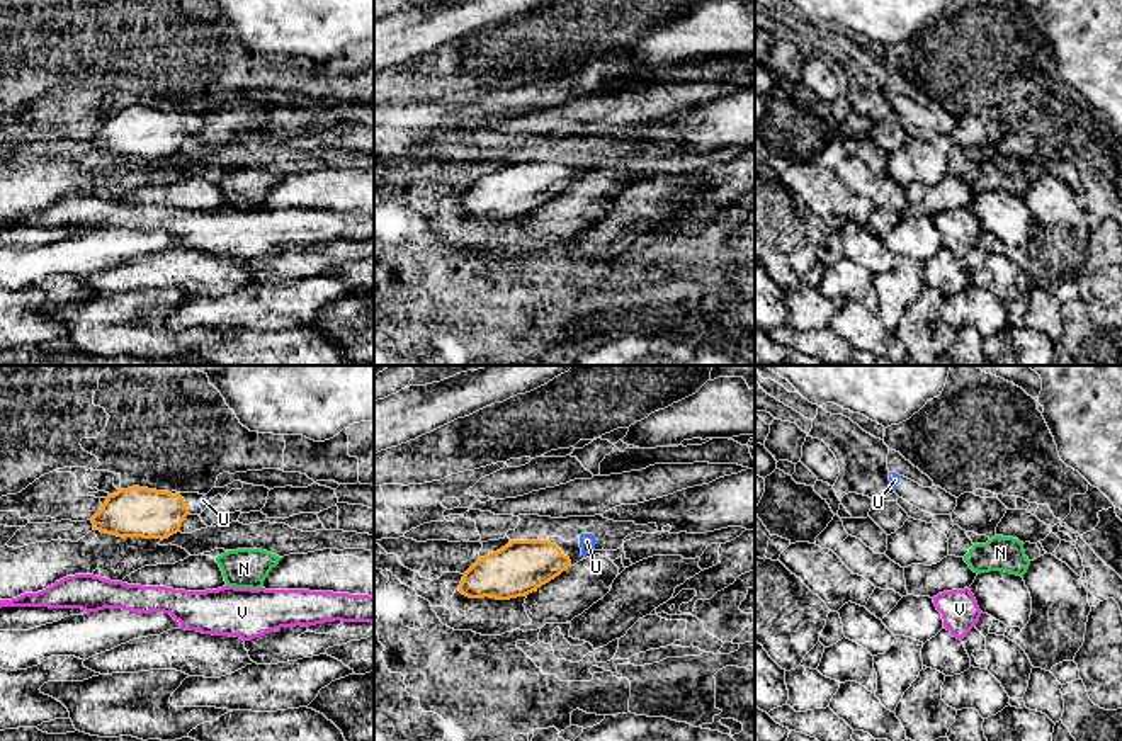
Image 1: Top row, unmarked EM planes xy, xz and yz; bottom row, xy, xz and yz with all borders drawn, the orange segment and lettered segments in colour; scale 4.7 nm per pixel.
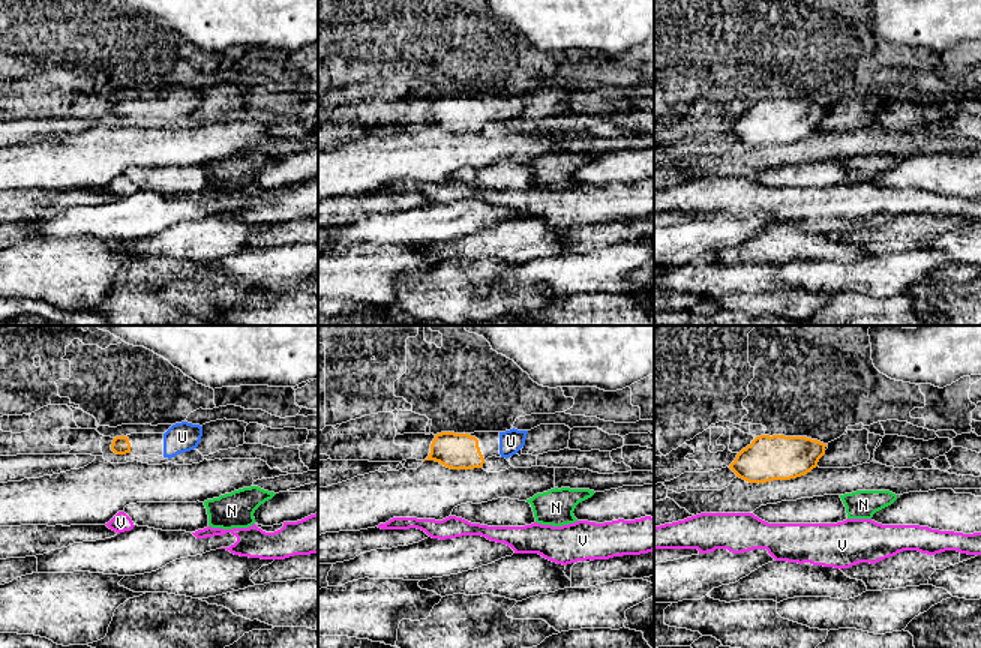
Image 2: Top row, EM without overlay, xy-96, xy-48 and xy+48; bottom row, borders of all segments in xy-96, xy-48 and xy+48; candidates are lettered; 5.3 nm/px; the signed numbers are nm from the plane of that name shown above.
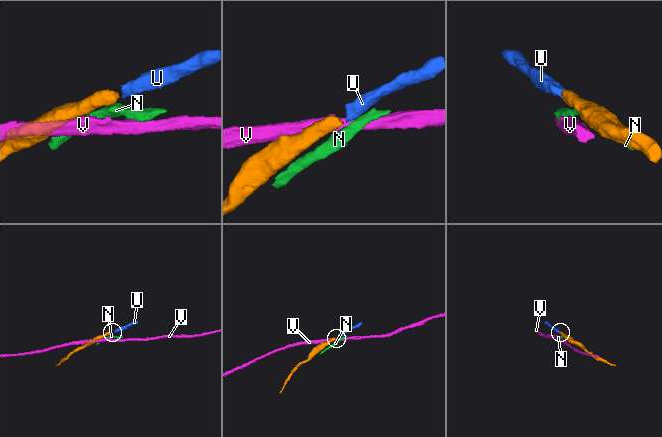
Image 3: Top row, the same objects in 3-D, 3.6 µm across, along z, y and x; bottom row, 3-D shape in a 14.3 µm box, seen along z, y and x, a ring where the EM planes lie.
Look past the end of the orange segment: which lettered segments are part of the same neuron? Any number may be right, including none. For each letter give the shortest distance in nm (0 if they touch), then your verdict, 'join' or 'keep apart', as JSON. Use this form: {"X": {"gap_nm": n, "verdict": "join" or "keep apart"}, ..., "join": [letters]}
{"N": {"gap_nm": 220, "verdict": "keep apart"}, "U": {"gap_nm": 60, "verdict": "join"}, "V": {"gap_nm": 200, "verdict": "keep apart"}, "join": ["U"]}

